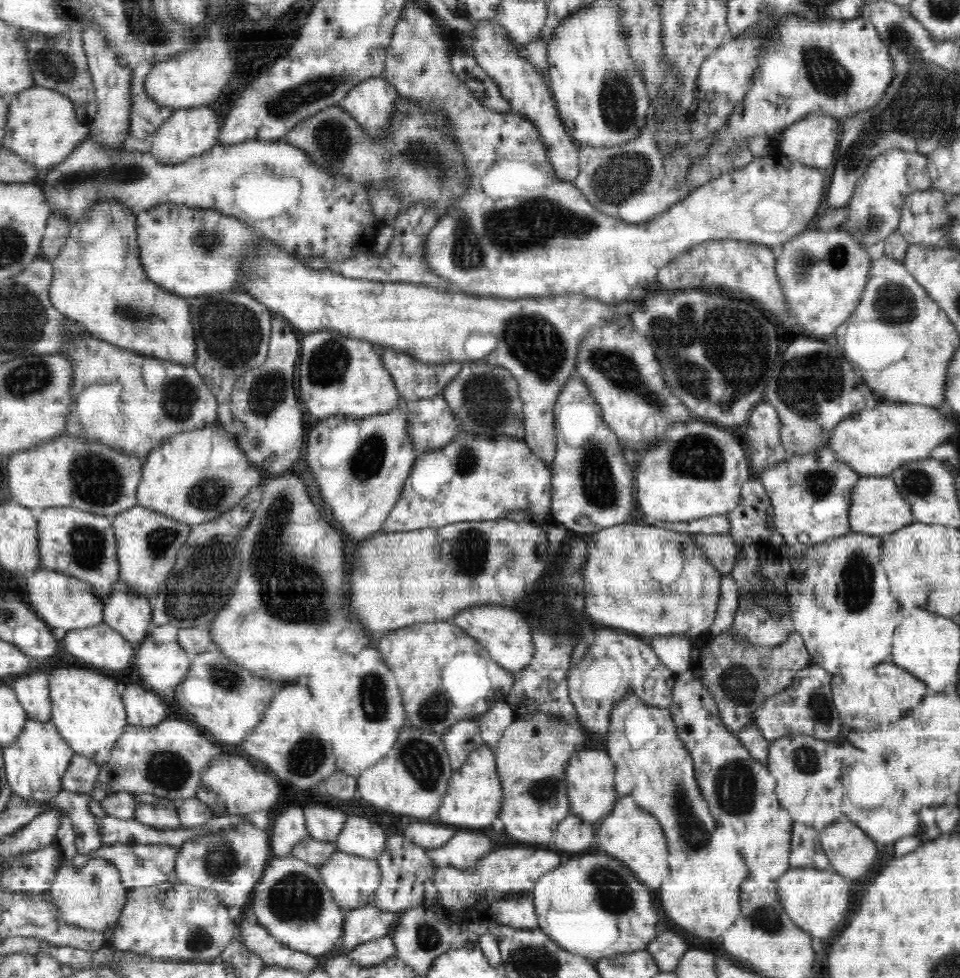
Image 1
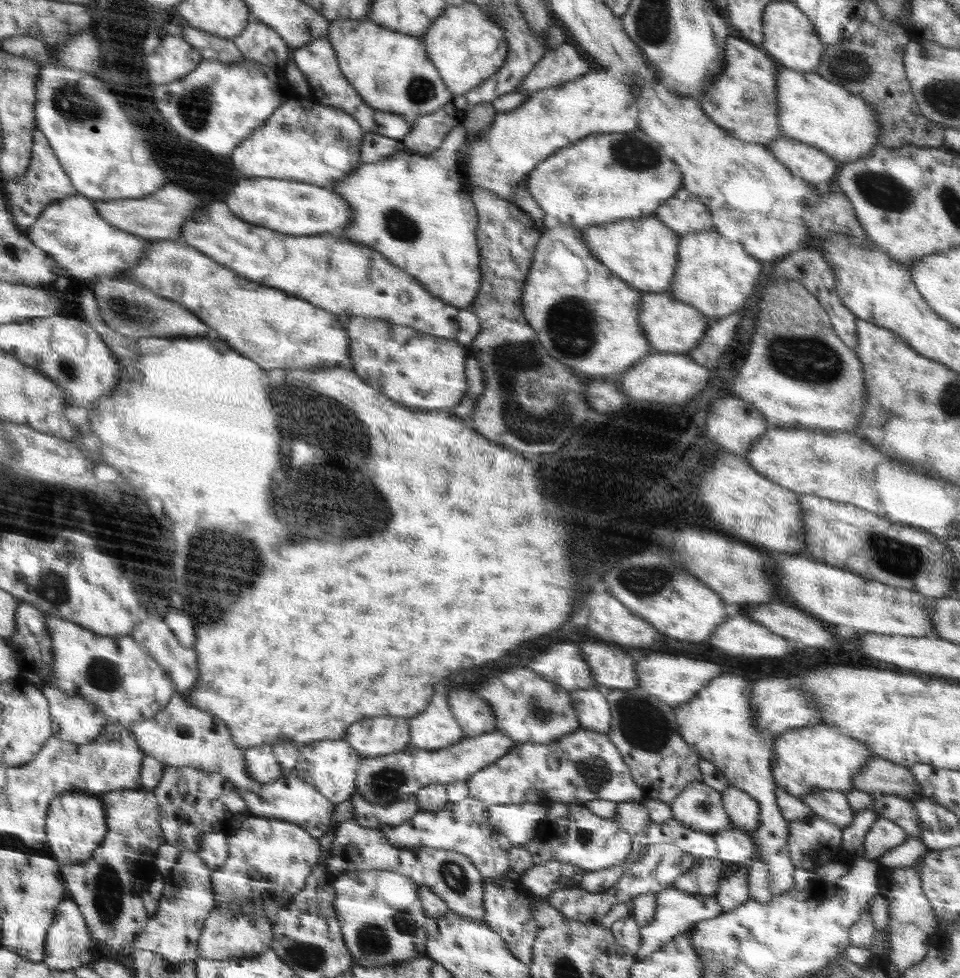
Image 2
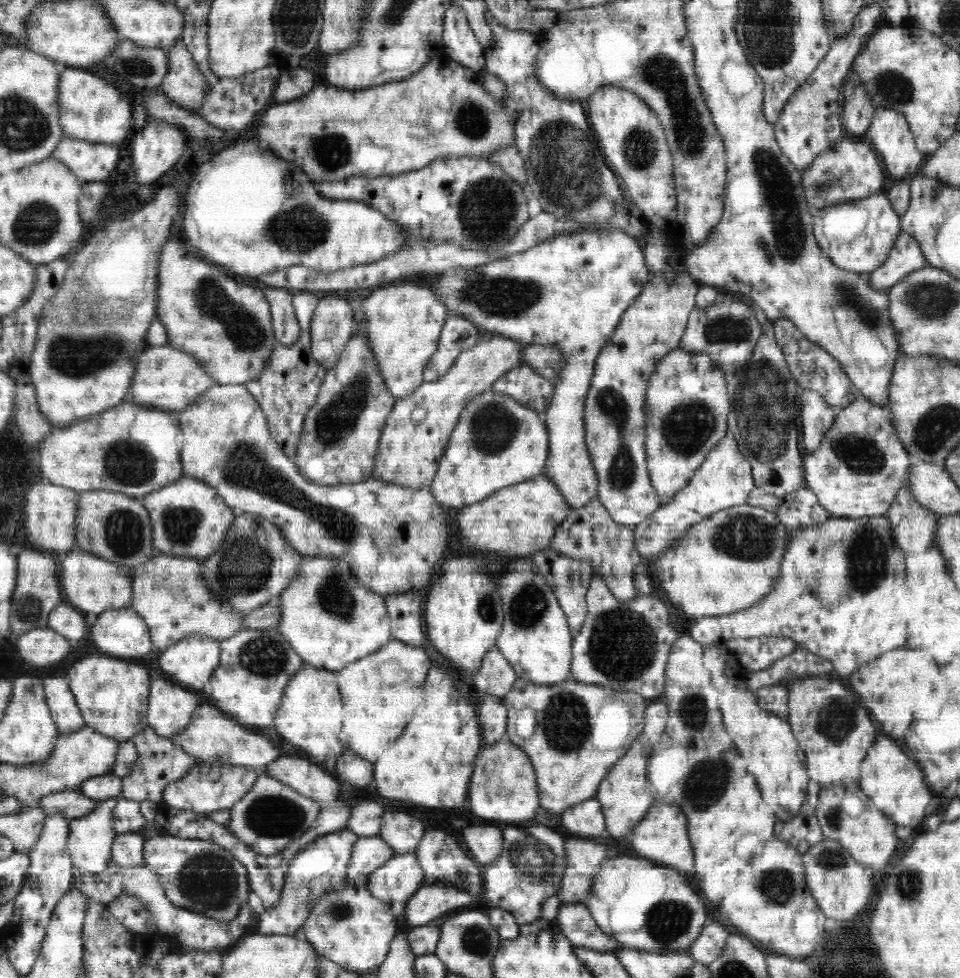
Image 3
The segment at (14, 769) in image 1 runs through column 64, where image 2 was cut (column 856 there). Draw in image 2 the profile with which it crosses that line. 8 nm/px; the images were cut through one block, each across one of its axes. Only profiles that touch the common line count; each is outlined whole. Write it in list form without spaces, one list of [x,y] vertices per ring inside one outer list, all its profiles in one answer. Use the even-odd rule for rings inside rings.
[[[818,724],[778,735],[773,742],[771,771],[777,787],[799,799],[819,790],[834,790],[846,795],[854,790],[852,776],[856,776],[867,760],[876,757],[863,742]]]

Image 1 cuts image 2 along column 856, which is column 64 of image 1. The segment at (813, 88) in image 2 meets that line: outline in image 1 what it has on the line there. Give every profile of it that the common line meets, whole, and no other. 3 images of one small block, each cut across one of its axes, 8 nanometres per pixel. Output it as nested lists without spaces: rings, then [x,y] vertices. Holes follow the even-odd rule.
[[[34,85],[10,97],[2,146],[38,170],[48,170],[60,164],[89,135],[89,125],[76,118],[74,103],[68,96]]]

